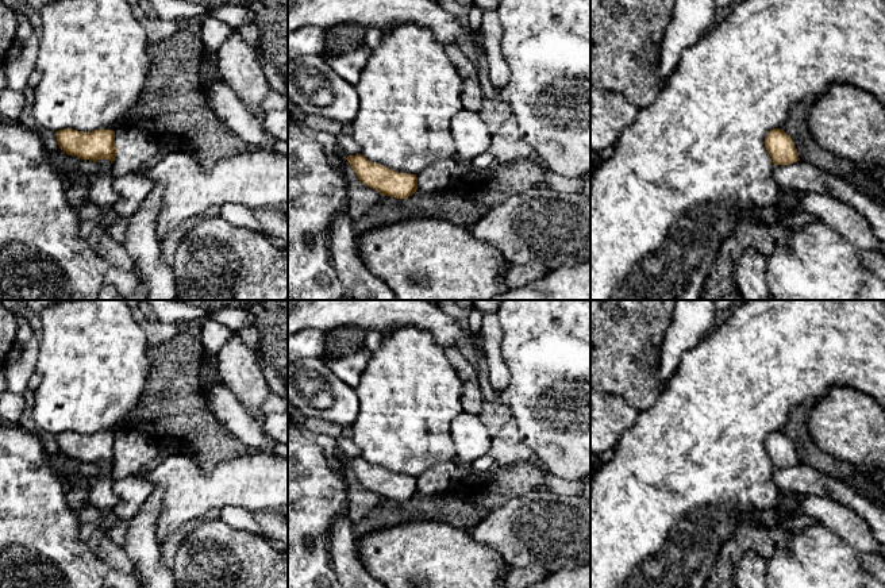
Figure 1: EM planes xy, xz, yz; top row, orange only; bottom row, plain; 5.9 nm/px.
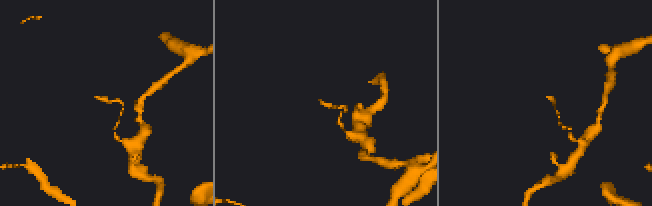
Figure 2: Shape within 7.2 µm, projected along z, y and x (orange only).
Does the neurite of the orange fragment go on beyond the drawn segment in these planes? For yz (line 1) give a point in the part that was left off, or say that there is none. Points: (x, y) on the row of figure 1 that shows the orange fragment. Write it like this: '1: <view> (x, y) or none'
1: none

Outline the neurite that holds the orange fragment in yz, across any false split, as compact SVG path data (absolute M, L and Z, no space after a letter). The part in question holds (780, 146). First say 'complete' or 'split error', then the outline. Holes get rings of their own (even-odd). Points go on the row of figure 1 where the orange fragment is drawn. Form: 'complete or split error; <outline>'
complete; M781 128L769 131L765 141L765 147L774 165L790 165L800 161L794 142Z

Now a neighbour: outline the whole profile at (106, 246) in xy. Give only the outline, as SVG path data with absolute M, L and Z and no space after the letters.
M95 230L89 235L88 242L95 251L105 258L112 266L126 272L135 270L135 264L124 246L111 238L107 231Z

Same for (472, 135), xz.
M458 111L450 120L454 139L454 158L472 161L490 146L492 131L478 112Z

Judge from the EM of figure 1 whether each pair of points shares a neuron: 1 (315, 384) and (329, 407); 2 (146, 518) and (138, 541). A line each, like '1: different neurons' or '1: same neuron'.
1: same neuron
2: same neuron

